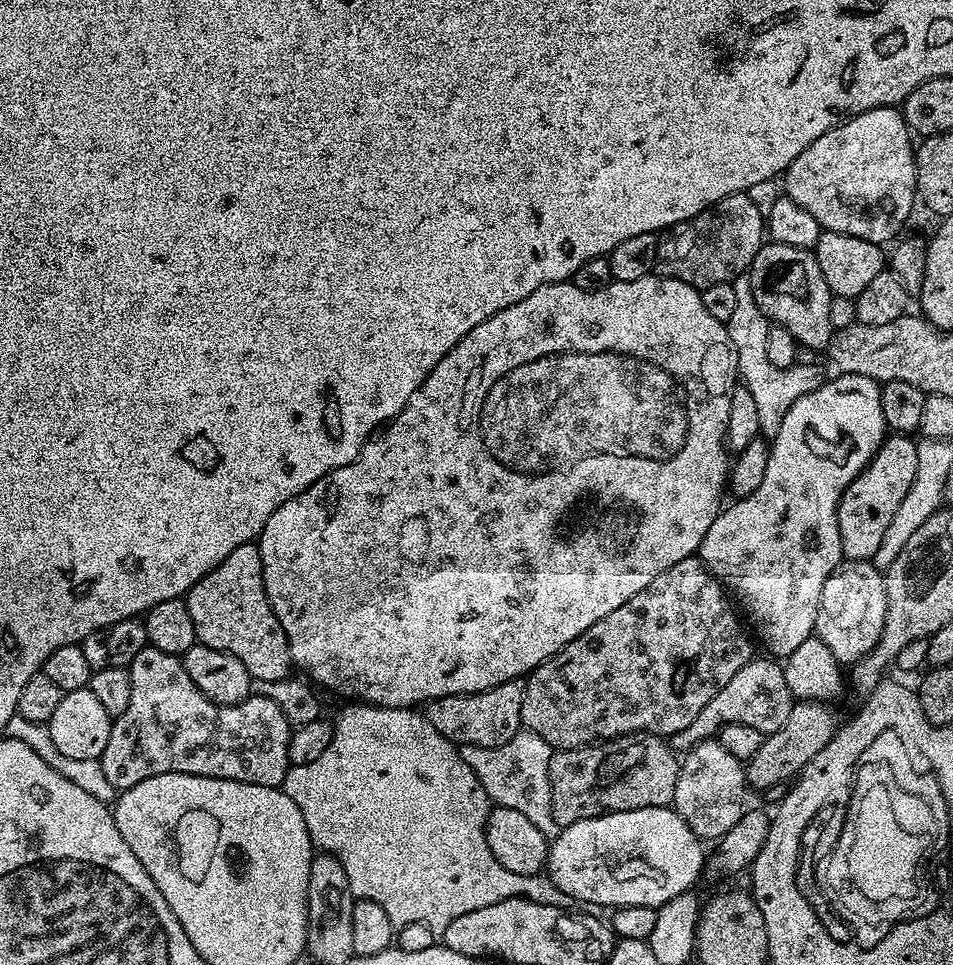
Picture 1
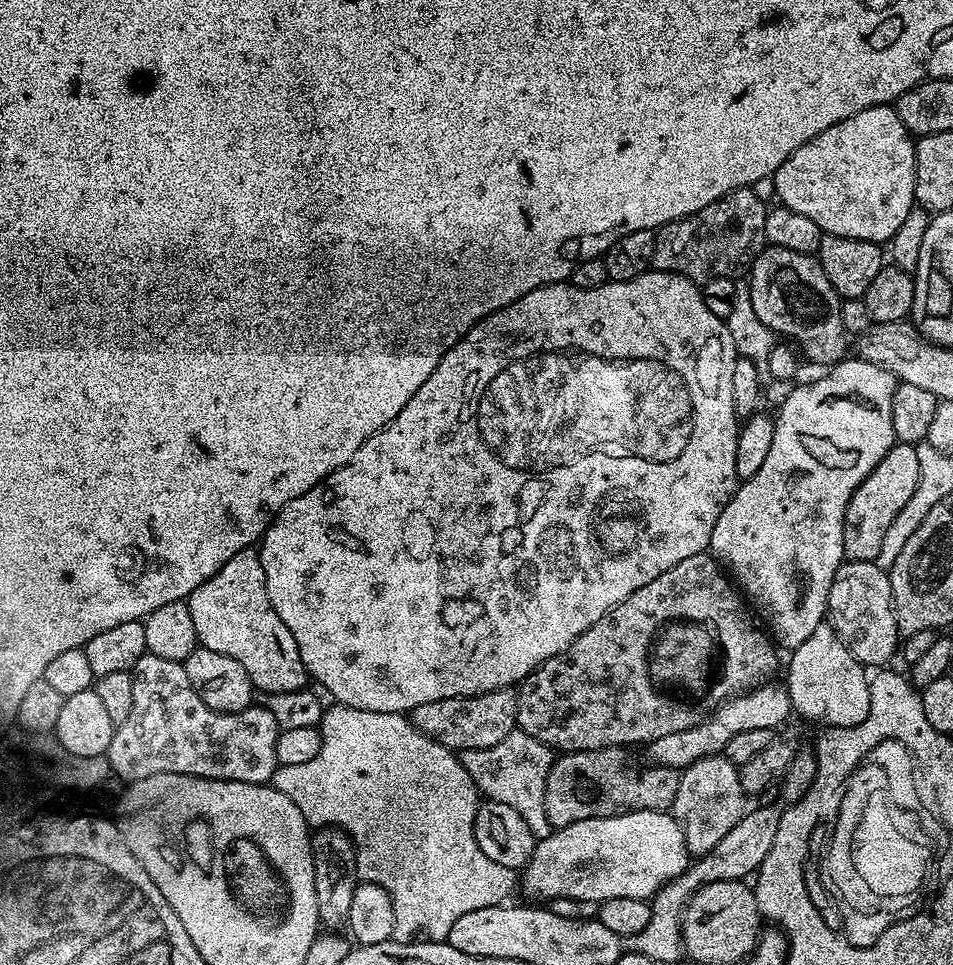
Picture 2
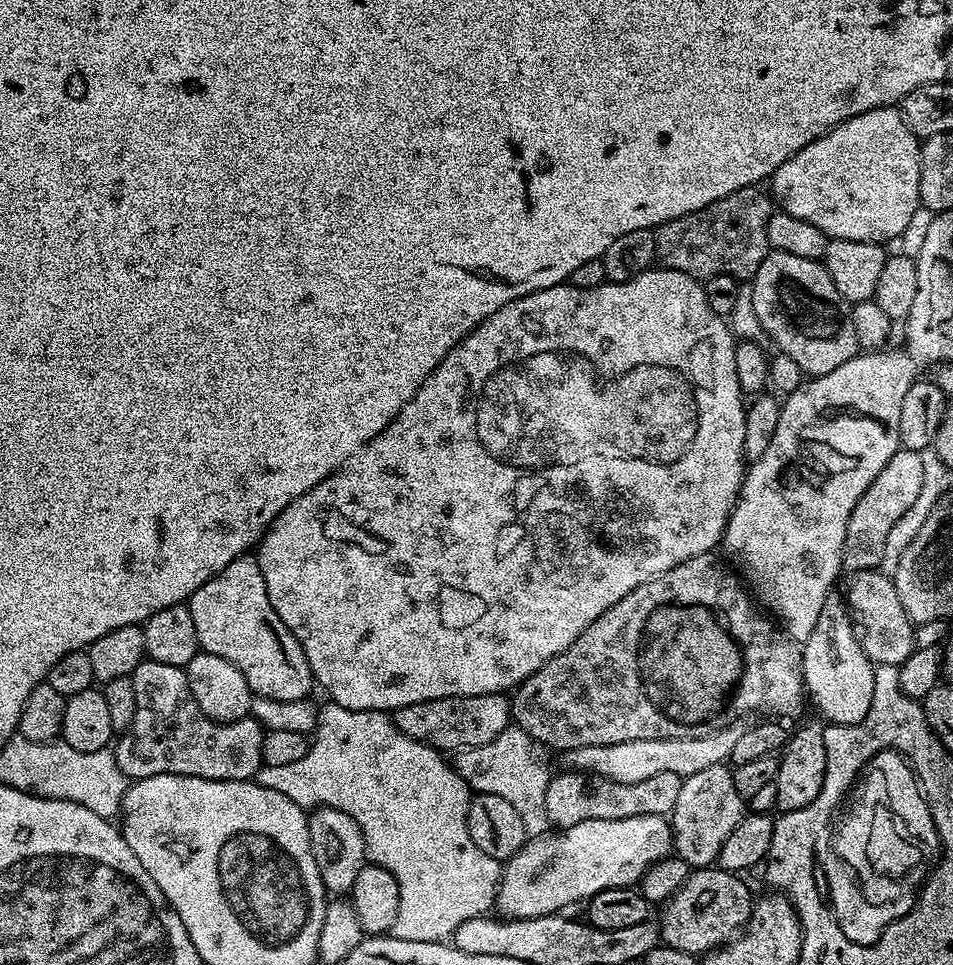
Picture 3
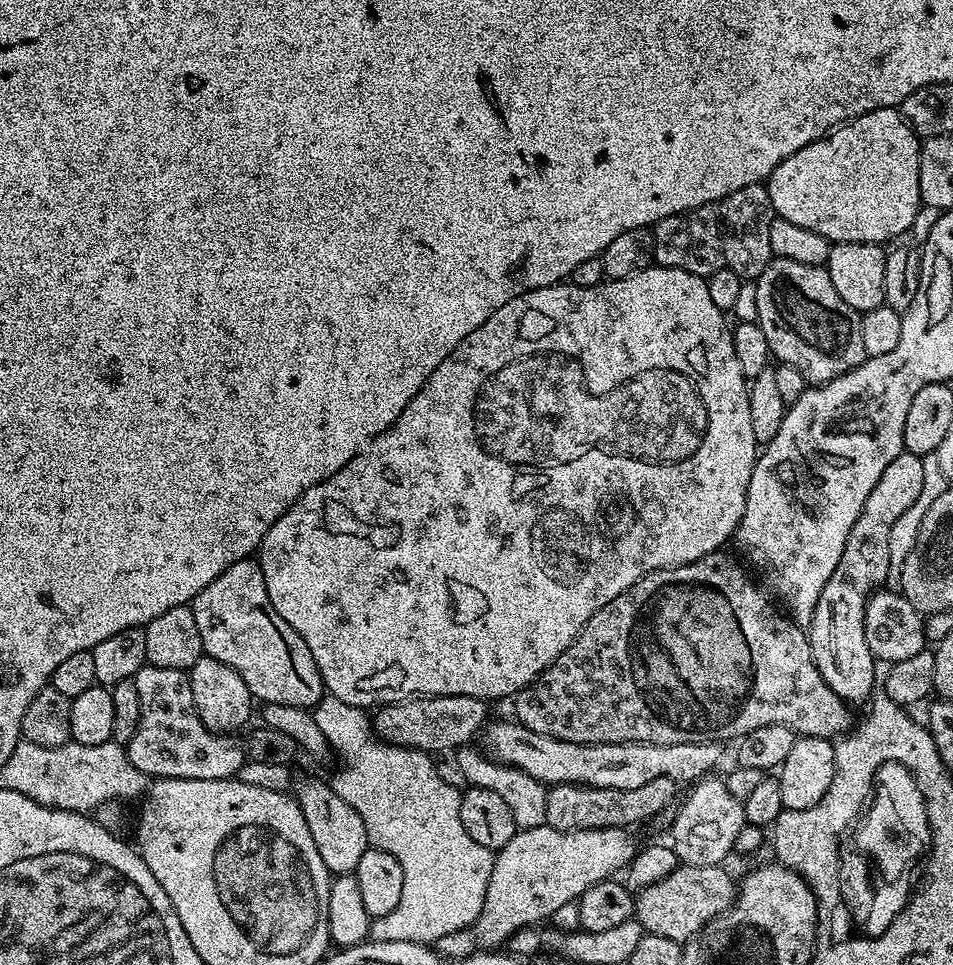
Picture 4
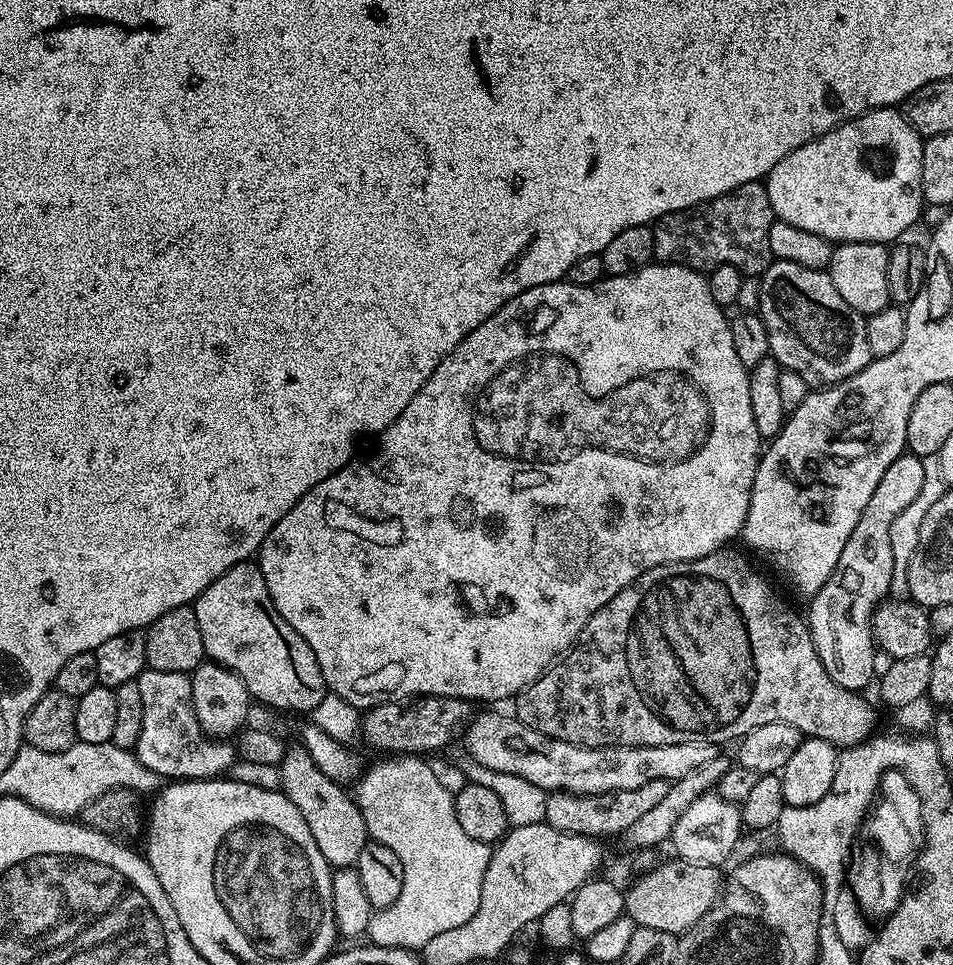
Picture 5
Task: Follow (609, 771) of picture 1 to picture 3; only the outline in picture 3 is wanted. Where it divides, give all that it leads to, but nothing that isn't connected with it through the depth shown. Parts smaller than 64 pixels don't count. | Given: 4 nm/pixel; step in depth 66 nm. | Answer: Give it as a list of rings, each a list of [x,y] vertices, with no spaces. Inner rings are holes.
[[[560,770],[546,786],[546,814],[553,829],[563,830],[578,826],[578,822],[591,820],[621,820],[639,816],[667,817],[678,802],[678,794],[684,785],[684,777],[678,774],[654,774],[646,782],[623,784],[605,776],[594,776],[590,772]]]

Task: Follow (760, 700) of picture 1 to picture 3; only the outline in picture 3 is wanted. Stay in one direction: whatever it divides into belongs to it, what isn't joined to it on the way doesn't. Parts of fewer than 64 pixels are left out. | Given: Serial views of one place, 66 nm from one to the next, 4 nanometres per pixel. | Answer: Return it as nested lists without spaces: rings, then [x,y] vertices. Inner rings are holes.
[[[737,722],[702,738],[638,738],[638,742],[569,748],[563,753],[563,767],[577,772],[590,772],[594,776],[605,776],[623,784],[646,782],[646,778],[654,778],[654,774],[678,774],[685,777],[699,774],[710,766],[724,764],[731,757],[744,730],[745,725]]]

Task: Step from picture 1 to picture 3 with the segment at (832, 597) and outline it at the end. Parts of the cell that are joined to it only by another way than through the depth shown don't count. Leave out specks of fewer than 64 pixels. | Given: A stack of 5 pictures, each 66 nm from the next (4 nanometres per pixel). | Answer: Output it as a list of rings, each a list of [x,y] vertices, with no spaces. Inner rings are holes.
[[[879,570],[852,572],[850,578],[852,581],[848,584],[848,596],[846,595],[848,614],[852,617],[852,628],[868,659],[873,665],[899,666],[906,662],[906,658],[910,658],[916,648],[916,629],[898,599],[895,579],[885,576]]]

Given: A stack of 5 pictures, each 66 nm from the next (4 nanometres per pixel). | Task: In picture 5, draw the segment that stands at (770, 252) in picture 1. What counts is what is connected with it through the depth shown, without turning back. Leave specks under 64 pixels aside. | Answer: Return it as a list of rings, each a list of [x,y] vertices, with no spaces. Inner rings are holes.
[[[773,259],[759,279],[761,296],[758,315],[766,326],[769,353],[780,364],[781,369],[800,376],[809,386],[831,386],[839,384],[842,378],[858,375],[872,363],[874,357],[866,342],[865,317],[846,306],[842,294],[838,294],[827,271]]]

